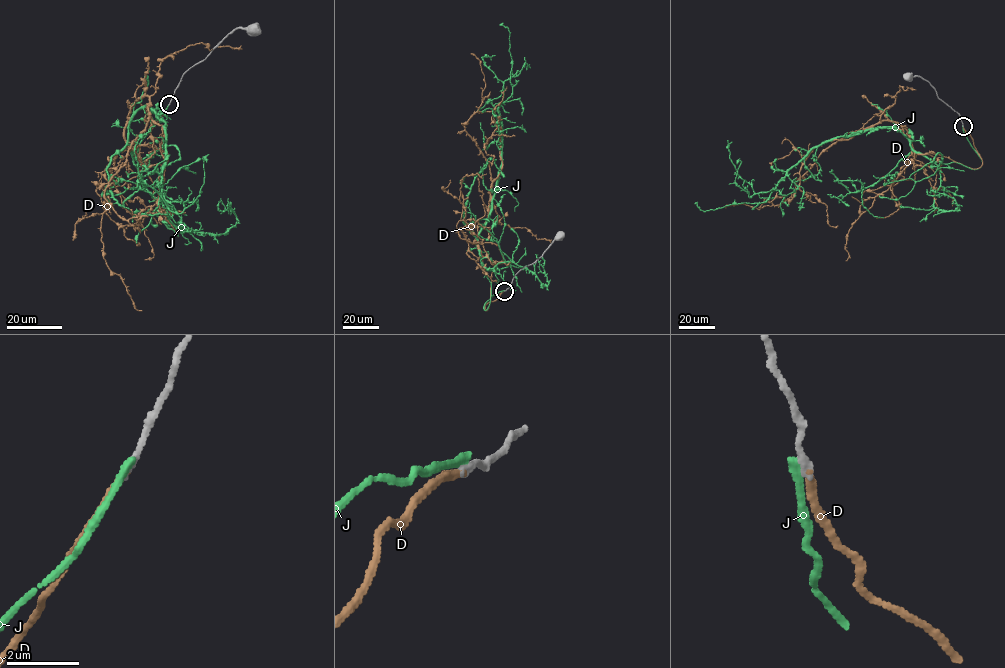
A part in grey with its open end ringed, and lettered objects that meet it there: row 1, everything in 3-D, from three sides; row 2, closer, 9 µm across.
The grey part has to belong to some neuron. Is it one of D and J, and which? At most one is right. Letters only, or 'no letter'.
D

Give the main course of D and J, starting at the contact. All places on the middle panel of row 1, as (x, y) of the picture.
D: (504, 291), (486, 310), (495, 267), (475, 240), (491, 209), (491, 178), (462, 125), (485, 87), (471, 53)
J: (504, 290), (484, 309), (491, 286), (478, 238), (501, 163), (498, 108), (512, 91), (503, 23)

